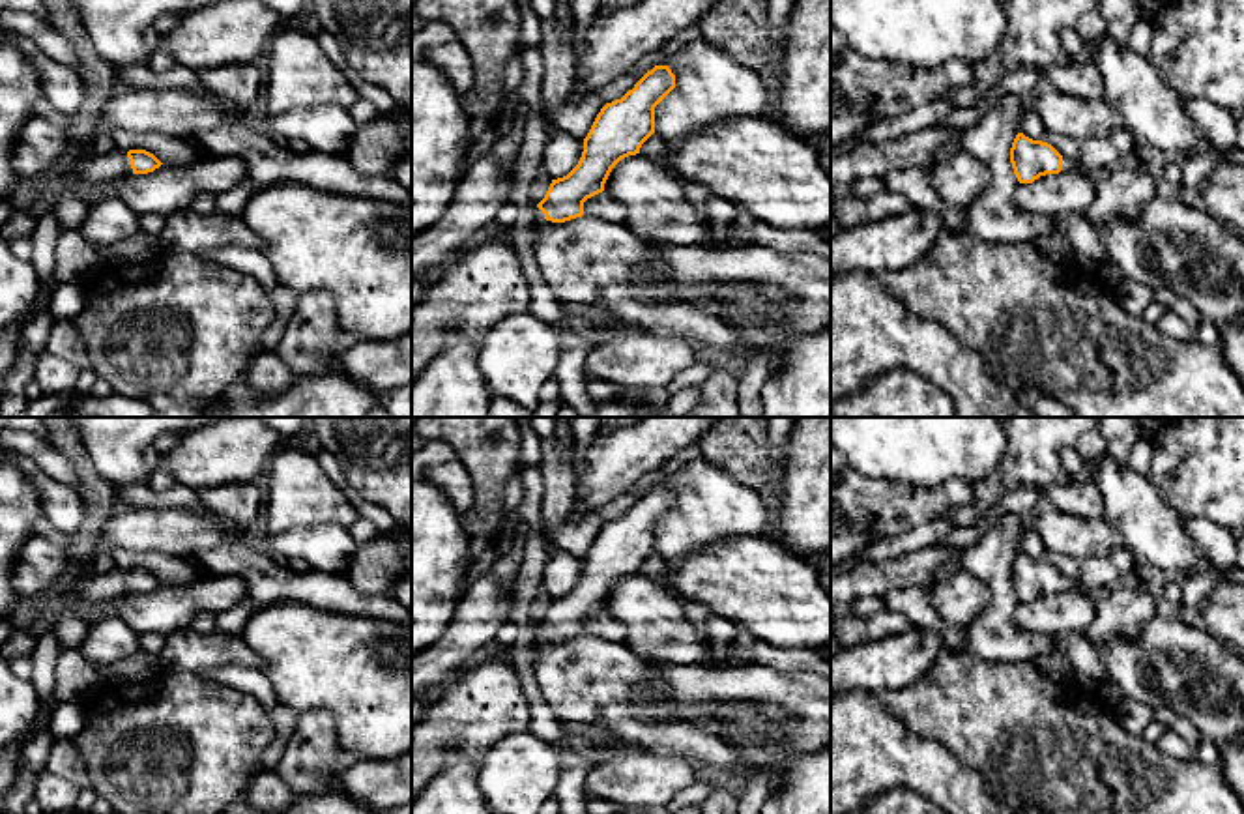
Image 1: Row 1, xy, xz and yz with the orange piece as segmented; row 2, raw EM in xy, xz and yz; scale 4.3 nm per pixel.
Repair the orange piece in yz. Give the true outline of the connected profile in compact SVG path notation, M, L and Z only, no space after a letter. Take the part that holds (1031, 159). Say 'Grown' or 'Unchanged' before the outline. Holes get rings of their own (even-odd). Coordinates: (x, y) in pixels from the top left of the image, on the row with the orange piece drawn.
Grown. M1018 133L1010 148L1010 163L1020 183L1033 183L1040 176L1076 170L1072 159L1063 157L1051 144Z

